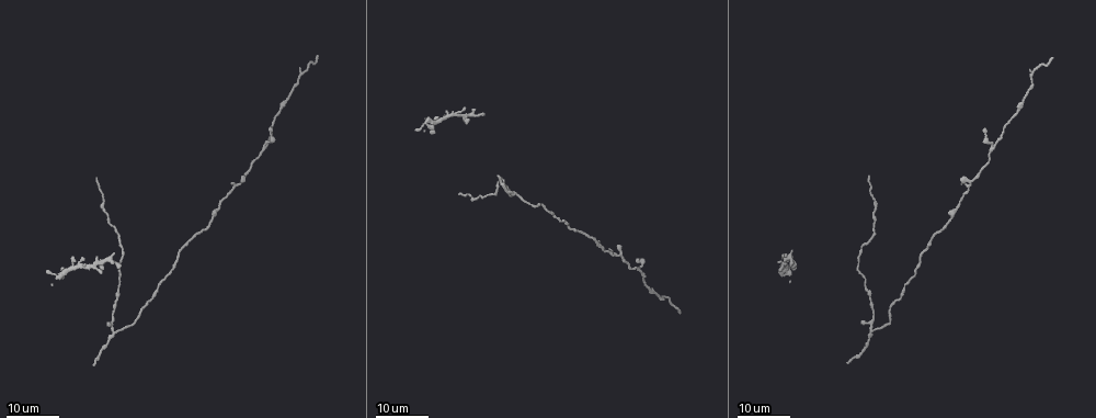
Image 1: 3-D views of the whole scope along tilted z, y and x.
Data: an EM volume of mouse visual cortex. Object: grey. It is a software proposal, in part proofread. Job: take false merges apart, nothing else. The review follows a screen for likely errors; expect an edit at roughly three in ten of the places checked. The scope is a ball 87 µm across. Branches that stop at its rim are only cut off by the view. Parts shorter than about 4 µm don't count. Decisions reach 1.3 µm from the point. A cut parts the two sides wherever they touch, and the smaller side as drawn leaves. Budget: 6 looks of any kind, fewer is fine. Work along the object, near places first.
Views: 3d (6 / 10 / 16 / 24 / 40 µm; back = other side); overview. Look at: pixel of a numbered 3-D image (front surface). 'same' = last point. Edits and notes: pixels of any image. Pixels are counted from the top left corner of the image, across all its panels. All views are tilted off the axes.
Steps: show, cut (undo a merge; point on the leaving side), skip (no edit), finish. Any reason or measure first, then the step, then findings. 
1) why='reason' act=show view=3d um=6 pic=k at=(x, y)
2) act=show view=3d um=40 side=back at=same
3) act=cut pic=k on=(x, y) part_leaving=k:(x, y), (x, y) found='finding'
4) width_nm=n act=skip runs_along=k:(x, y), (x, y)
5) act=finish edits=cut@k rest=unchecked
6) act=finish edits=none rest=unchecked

why='thick turns thin' act=show view=3d um=16 pic=1 at=(956, 209)

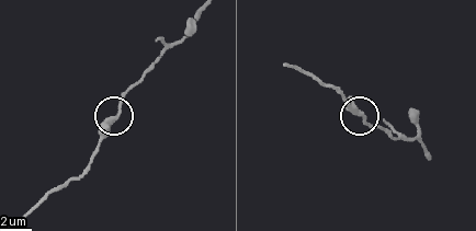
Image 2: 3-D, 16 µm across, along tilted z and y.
why='zoom in' act=show view=3d um=10 pic=2 at=(116, 115)

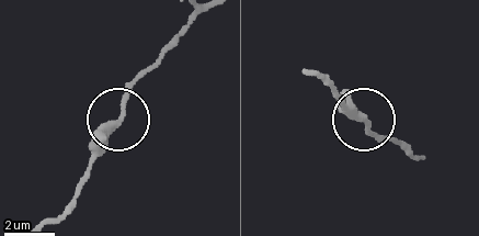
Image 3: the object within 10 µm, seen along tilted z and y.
act=cut pic=3 on=(125, 82) part_leaving=3:(120, 116), (127, 93), (193, 18) found='a second neuron is stuck on'

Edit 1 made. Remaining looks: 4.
act=show view=overview

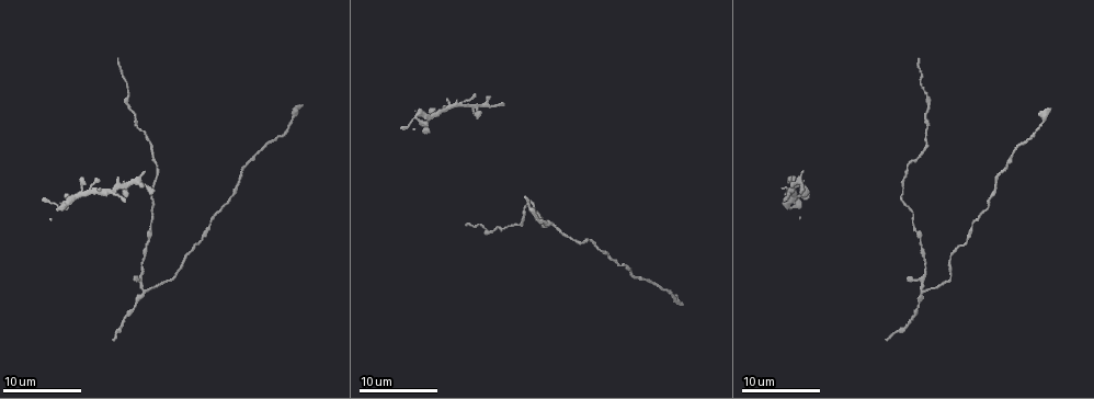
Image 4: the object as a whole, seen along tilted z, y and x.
why='branch point' act=show view=3d um=6 pic=4 at=(920, 289)

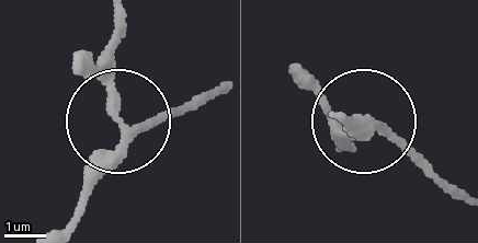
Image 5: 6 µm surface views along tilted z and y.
why='other side' act=show view=3d um=6 side=back pic=5 at=(126, 129)

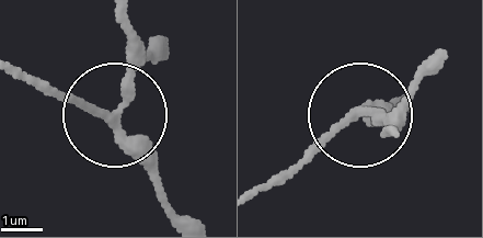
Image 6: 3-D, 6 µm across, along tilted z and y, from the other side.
act=skip runs_along=6:(13, 74), (112, 116), (182, 218) found='one neuron here'

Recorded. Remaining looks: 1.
act=finish edits=cut@3 rest=unchecked

